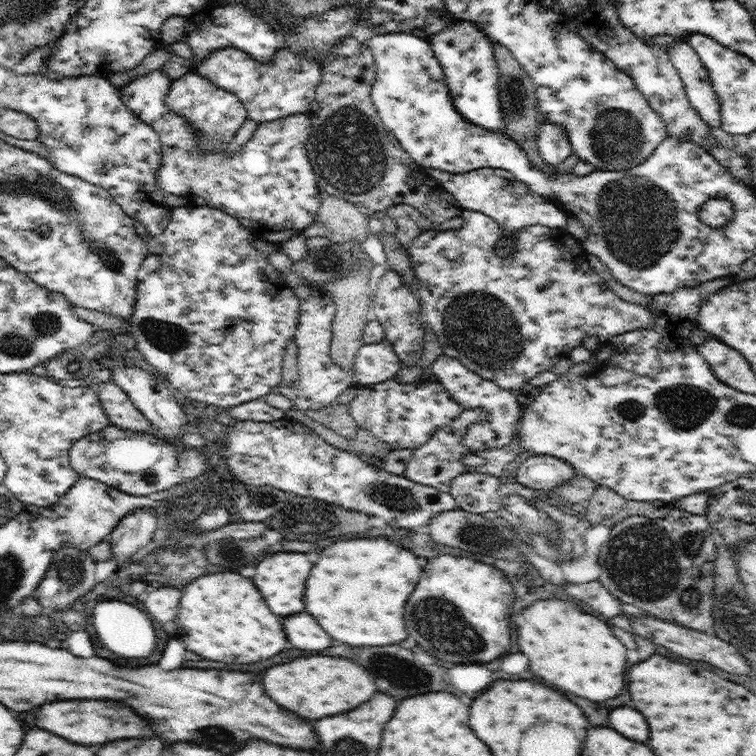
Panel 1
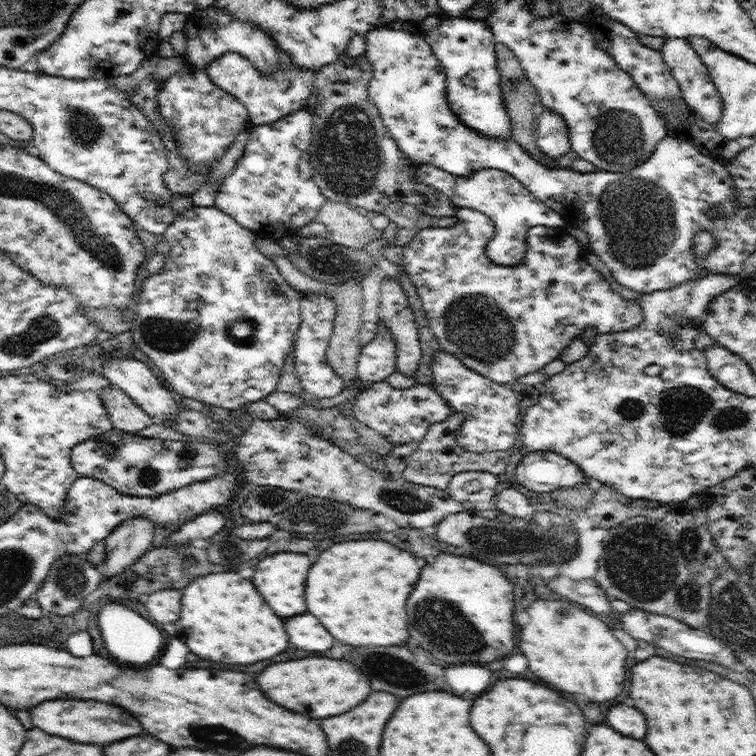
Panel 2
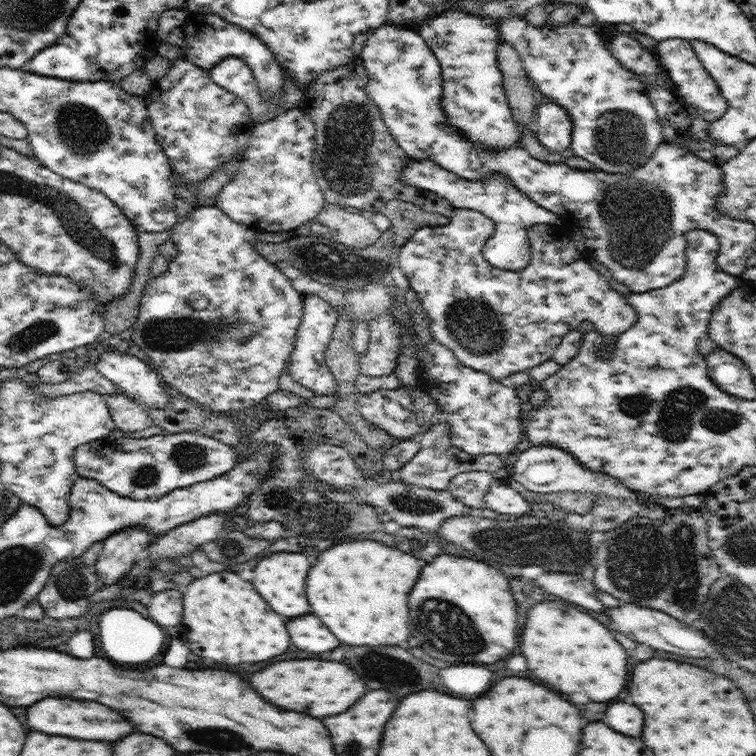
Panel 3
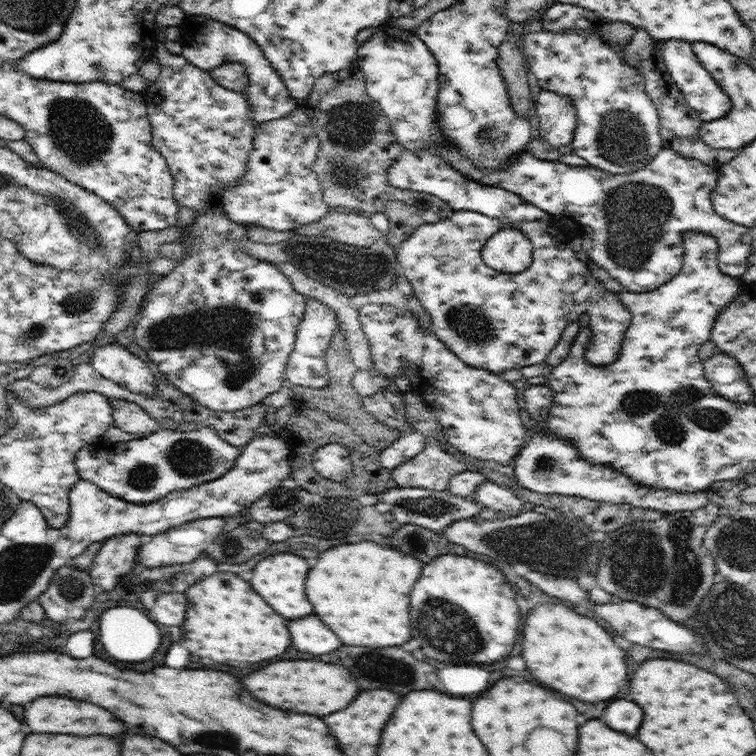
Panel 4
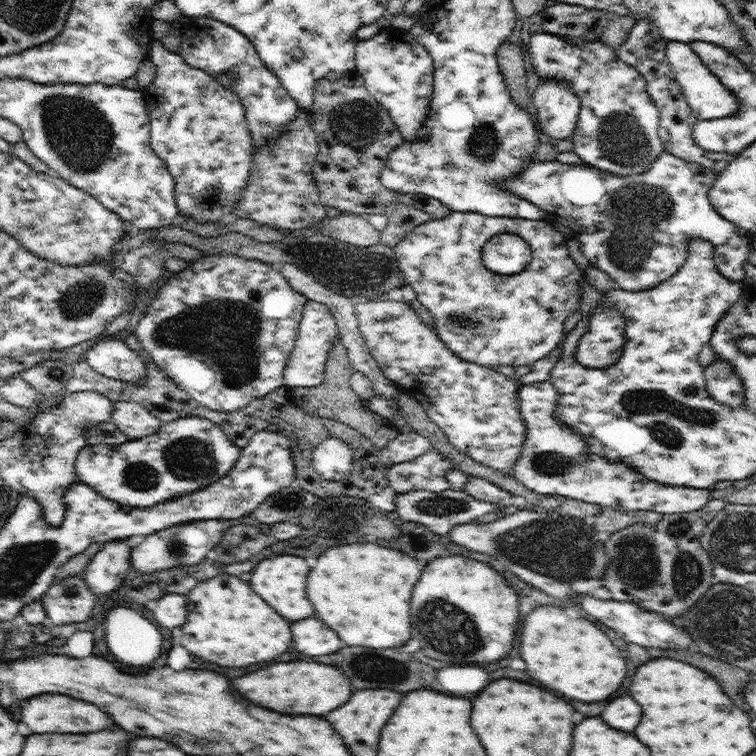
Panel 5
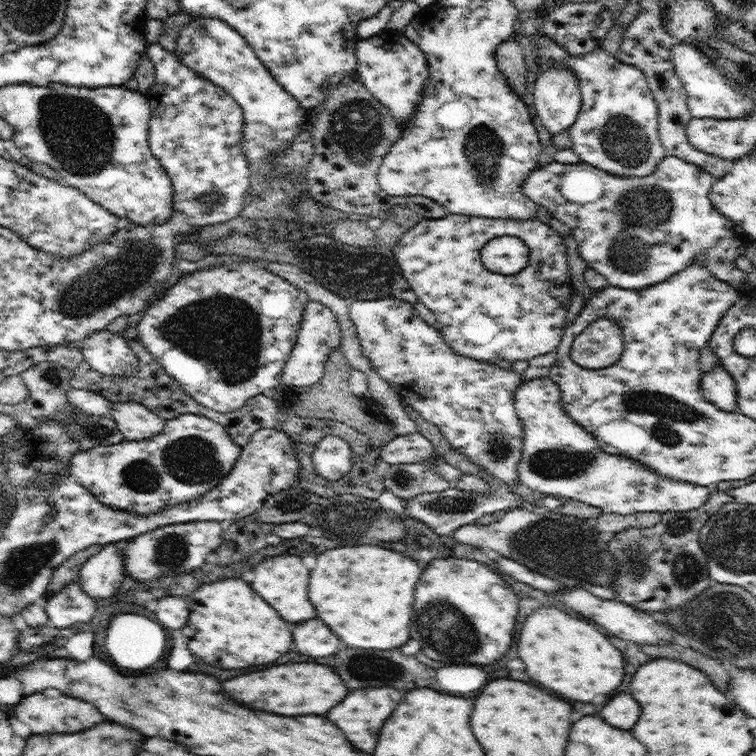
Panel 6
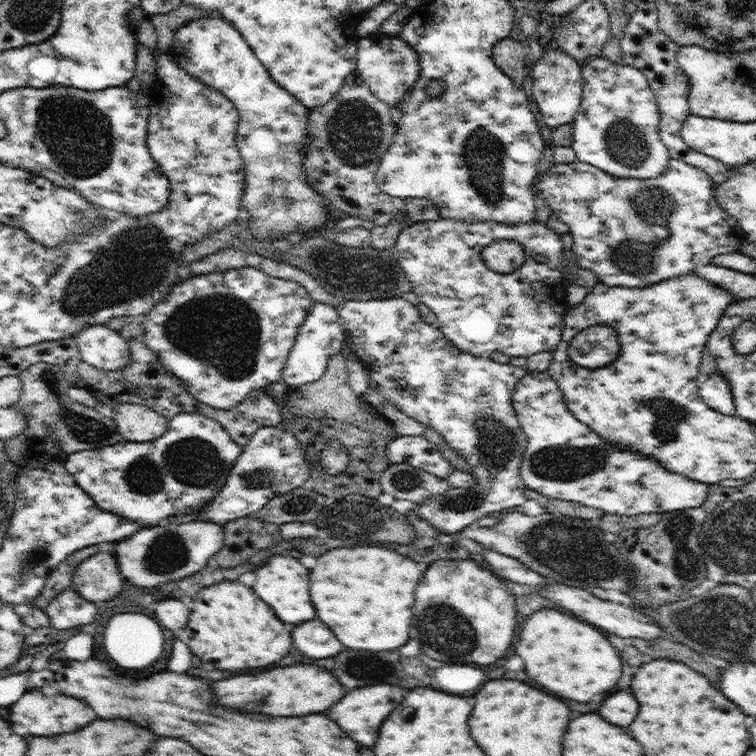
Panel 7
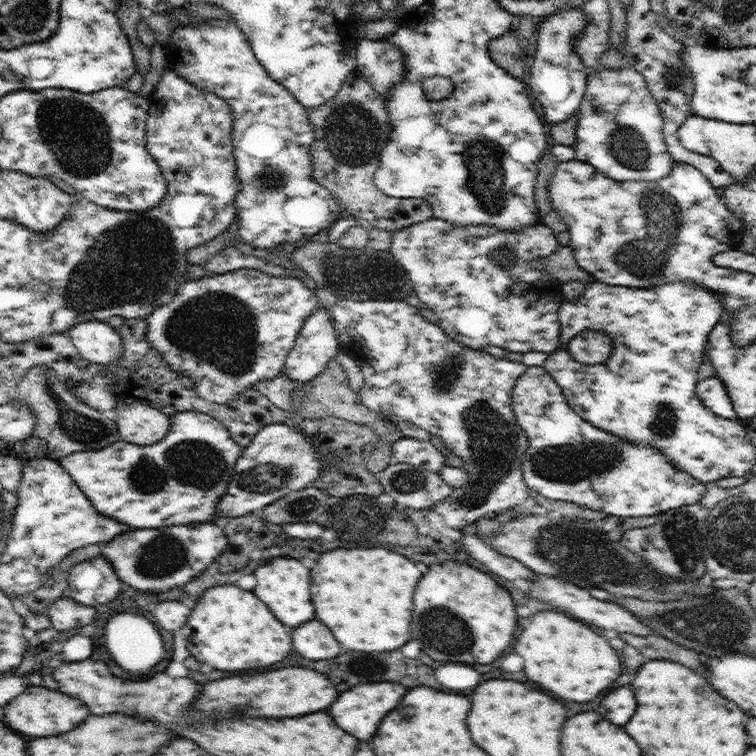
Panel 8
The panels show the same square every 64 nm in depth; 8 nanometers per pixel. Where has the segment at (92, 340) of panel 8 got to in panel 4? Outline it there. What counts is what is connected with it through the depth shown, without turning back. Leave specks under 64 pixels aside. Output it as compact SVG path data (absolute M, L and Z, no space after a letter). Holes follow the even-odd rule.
M118 343L94 347L90 363L98 375L117 382L134 394L157 394L157 372L142 358Z

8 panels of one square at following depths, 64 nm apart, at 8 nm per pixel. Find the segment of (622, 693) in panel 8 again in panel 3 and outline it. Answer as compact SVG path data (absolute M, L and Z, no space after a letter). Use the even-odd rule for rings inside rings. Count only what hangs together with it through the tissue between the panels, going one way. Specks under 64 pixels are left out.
M616 702L606 710L604 722L610 728L616 728L616 732L626 734L626 736L642 736L642 728L644 728L644 716L640 712L640 708L636 708L634 704L626 704L626 702Z

